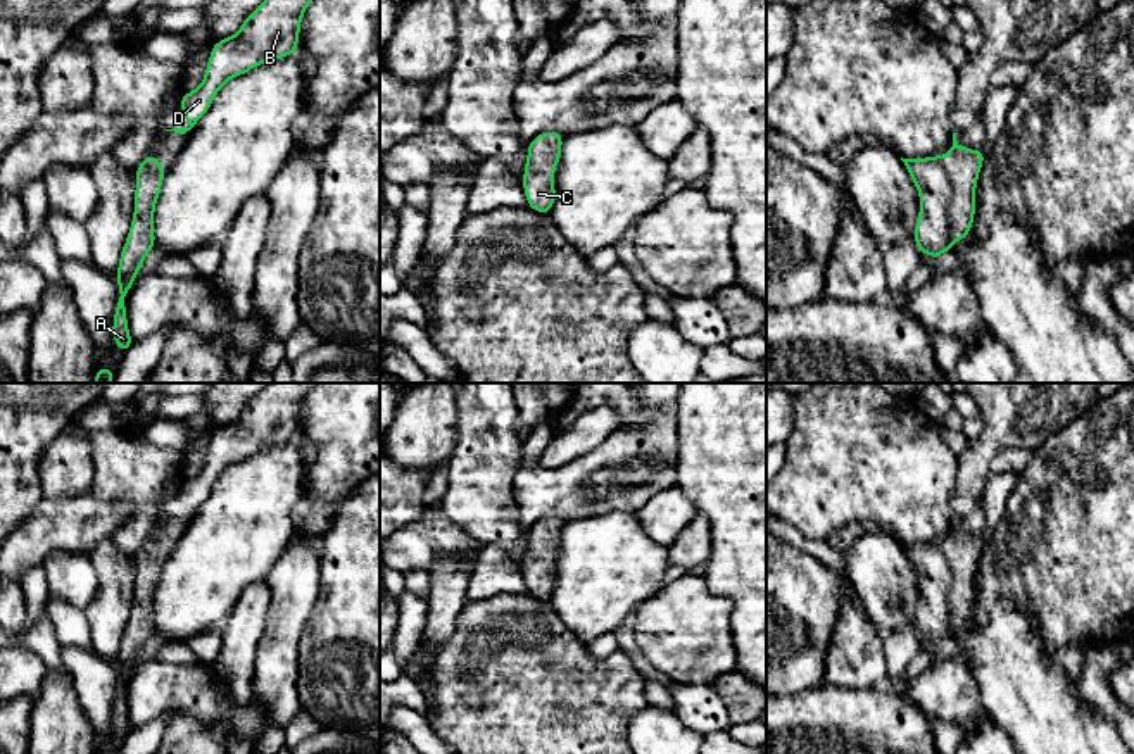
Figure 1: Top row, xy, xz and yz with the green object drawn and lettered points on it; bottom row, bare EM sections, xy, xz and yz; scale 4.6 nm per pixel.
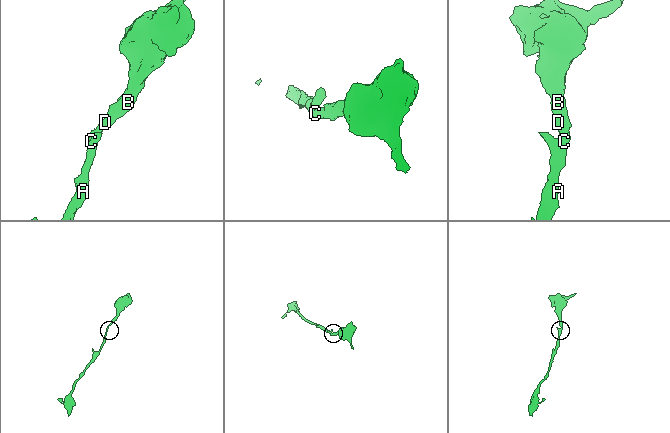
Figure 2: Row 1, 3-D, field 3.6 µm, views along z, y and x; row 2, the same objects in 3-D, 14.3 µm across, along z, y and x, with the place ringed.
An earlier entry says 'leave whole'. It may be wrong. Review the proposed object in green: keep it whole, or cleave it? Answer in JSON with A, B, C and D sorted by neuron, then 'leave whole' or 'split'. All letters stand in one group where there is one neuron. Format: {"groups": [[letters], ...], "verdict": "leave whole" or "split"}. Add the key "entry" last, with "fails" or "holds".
{"groups": [["A", "B", "C", "D"]], "verdict": "leave whole", "entry": "holds"}

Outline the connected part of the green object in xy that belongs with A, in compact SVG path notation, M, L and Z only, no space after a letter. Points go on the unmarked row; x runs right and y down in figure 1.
M152 538L145 542L142 552L135 557L135 602L119 645L116 664L119 683L112 706L112 725L123 740L133 733L126 706L126 680L131 676L133 666L140 659L145 642L155 633L154 595L161 580L164 559L166 552L159 550Z

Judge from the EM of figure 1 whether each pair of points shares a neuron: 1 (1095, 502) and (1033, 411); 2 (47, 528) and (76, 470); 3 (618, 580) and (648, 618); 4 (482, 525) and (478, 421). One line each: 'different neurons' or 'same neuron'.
1: different neurons
2: different neurons
3: different neurons
4: same neuron

